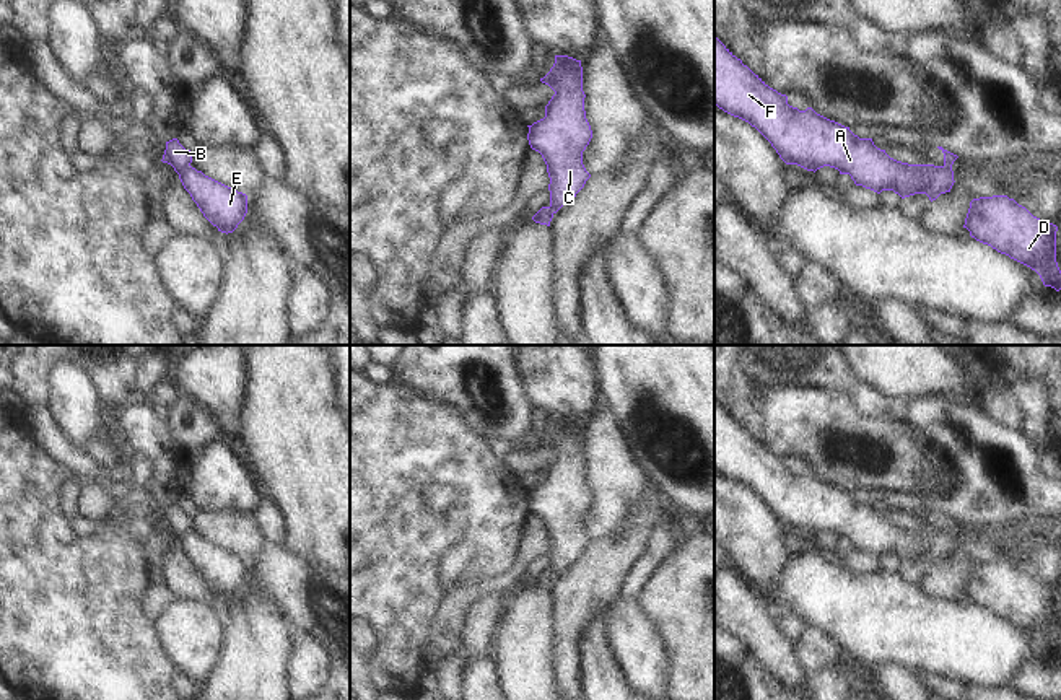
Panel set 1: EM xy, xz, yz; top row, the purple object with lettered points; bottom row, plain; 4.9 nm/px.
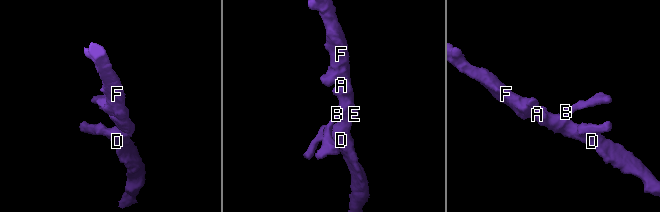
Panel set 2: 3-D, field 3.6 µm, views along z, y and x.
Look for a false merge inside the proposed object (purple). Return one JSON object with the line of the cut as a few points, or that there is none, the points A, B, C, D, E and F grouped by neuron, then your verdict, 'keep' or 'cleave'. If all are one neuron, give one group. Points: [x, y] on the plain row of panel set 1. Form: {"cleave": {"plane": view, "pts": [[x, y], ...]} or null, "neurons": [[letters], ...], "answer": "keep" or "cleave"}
{"cleave": {"plane": "xy", "pts": [[189, 529], [179, 539]]}, "neurons": [["A", "C", "D", "E", "F"], ["B"]], "answer": "cleave"}

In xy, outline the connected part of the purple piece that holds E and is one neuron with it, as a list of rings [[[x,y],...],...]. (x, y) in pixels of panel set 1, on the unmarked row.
[[[189,531],[179,544],[203,581],[221,597],[233,597],[247,578],[247,560]]]

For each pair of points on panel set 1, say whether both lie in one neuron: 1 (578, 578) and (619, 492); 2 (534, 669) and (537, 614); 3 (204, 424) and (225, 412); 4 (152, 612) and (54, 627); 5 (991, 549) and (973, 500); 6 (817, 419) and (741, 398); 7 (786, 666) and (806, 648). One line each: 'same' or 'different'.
1: different
2: same
3: different
4: different
5: different
6: same
7: different

